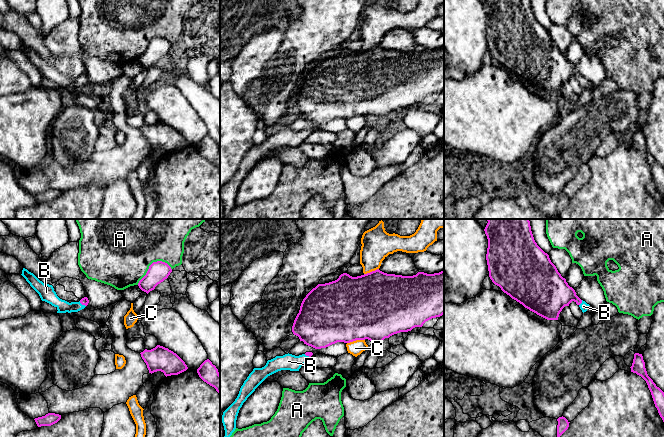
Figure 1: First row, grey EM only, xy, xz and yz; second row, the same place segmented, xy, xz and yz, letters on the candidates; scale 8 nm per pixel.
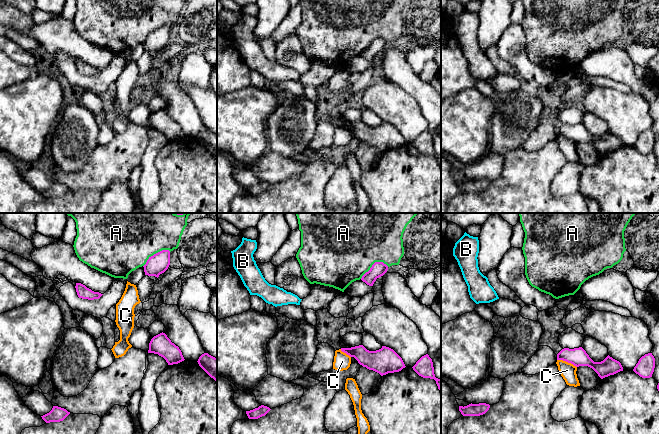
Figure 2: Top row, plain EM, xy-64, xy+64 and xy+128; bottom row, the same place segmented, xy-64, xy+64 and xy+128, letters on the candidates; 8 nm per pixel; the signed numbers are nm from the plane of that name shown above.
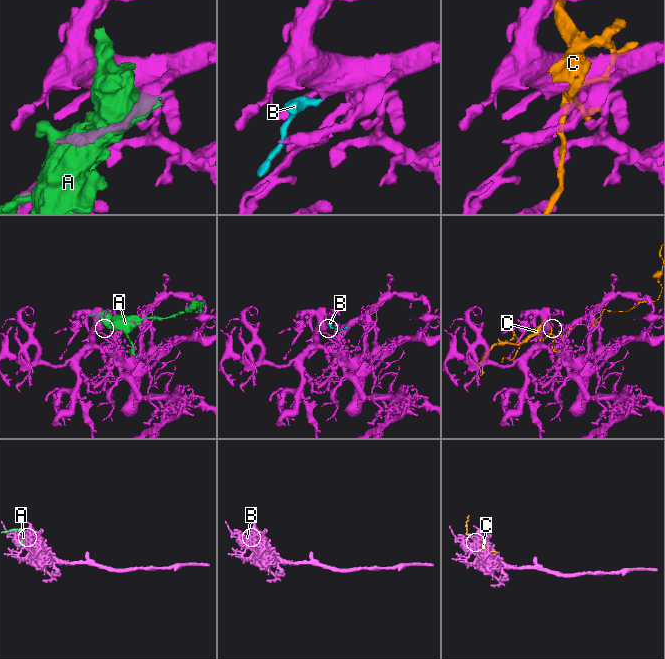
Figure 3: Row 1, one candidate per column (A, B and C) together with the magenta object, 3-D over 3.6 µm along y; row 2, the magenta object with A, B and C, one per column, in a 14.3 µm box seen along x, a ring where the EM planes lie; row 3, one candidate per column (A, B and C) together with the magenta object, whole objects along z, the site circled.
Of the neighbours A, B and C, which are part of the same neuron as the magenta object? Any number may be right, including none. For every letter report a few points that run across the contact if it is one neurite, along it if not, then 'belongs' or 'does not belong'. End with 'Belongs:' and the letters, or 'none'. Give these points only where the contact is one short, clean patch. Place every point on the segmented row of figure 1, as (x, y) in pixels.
A: does not belong
B: line yz (551, 294), (568, 294), (581, 302), (583, 306); belongs
C: does not belong
Belongs: B

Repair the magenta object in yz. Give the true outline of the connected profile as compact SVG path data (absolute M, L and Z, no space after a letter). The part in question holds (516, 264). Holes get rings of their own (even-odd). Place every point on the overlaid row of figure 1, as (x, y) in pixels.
M487 219L484 229L488 239L486 260L492 282L525 308L547 320L558 320L565 306L574 301L586 312L590 306L568 285L556 266L535 242L529 219Z

